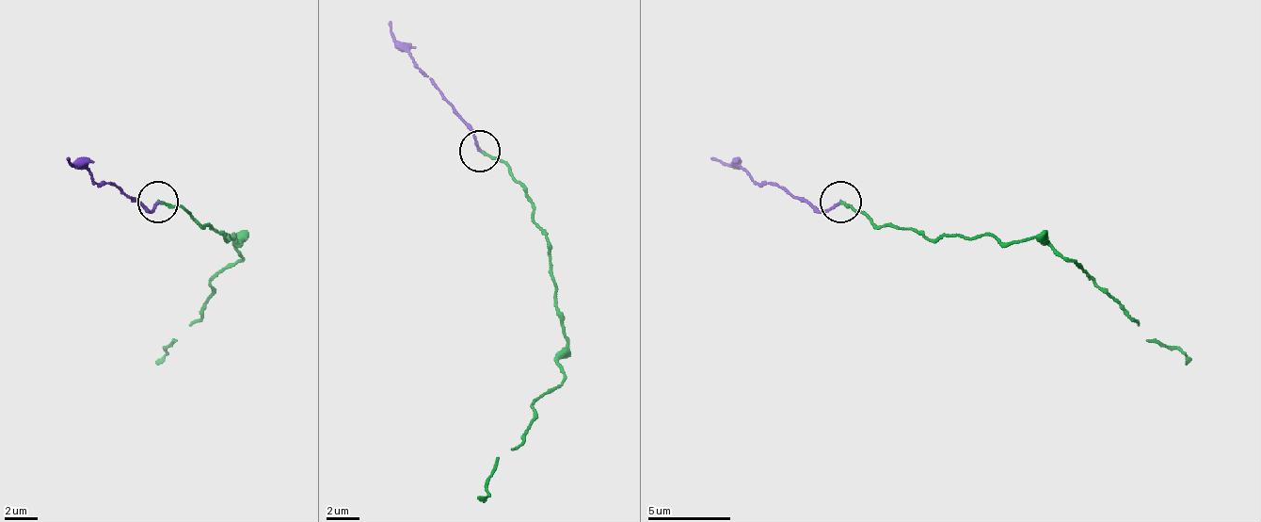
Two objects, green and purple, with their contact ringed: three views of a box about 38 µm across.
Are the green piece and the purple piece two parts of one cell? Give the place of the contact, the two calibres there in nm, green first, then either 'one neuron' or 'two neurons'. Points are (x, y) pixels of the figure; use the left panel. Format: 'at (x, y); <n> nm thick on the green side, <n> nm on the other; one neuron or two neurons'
at (158, 202); 140 nm thick on the green side, 160 nm on the other; one neuron

